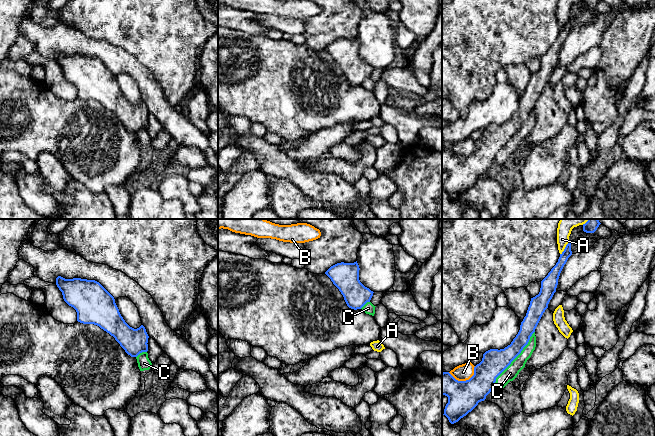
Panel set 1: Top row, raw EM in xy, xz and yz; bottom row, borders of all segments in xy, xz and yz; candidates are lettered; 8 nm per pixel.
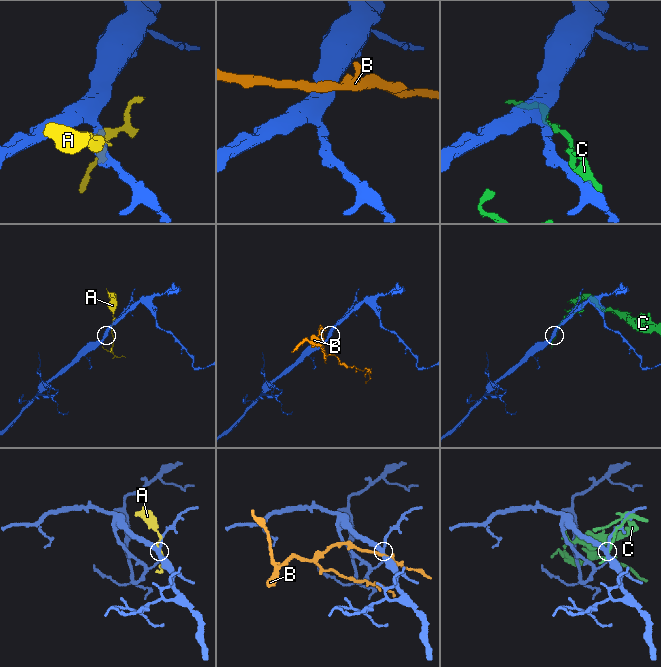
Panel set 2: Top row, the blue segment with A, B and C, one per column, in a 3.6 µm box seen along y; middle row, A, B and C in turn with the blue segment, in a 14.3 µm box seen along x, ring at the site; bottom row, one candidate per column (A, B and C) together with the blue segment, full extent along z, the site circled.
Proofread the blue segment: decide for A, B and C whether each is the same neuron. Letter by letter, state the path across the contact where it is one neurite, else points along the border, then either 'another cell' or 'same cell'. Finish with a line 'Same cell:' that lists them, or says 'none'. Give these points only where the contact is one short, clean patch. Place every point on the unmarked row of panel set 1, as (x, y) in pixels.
A: another cell
B: another cell
C: another cell
Same cell: none

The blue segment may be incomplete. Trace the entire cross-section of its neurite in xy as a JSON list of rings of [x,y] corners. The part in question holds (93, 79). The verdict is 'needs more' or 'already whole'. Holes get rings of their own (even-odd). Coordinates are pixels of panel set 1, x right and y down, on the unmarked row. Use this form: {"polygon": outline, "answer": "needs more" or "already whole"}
{"polygon": [[[56,54],[56,61],[62,68],[64,77],[77,88],[77,97],[83,100],[94,100],[115,114],[125,128],[131,133],[137,133],[142,128],[148,127],[148,110],[143,101],[134,105],[130,103],[115,79],[114,73],[97,57],[81,54],[65,55]]], "answer": "already whole"}

